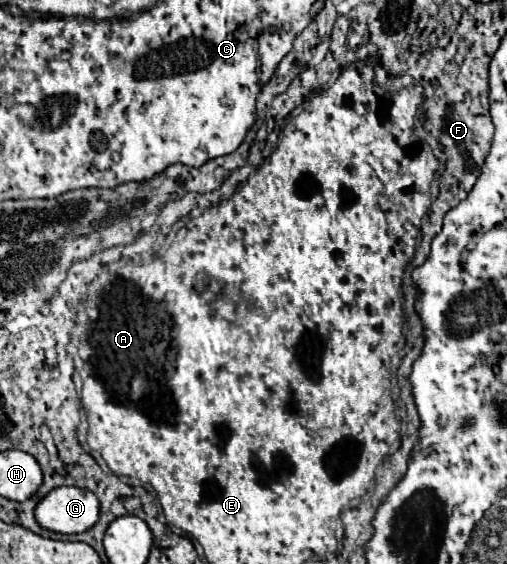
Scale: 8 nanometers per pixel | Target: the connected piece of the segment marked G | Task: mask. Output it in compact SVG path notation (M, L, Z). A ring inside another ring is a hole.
M59 486L49 492L35 508L37 522L59 534L79 534L99 520L99 500L87 488Z

